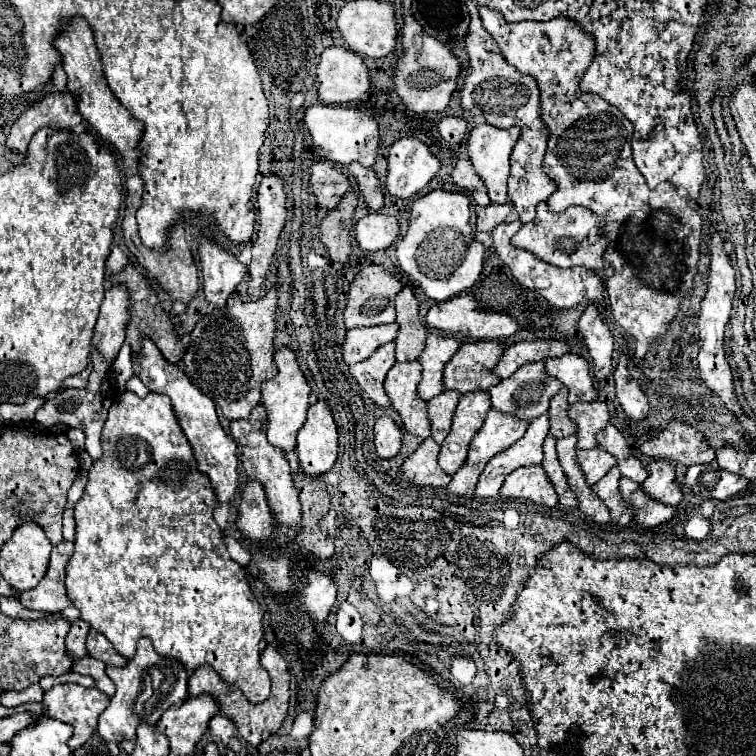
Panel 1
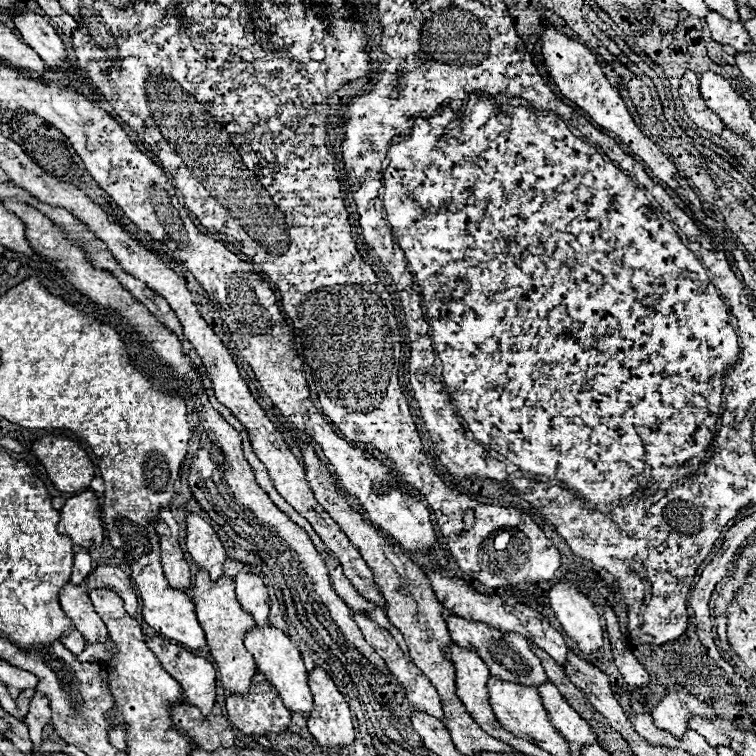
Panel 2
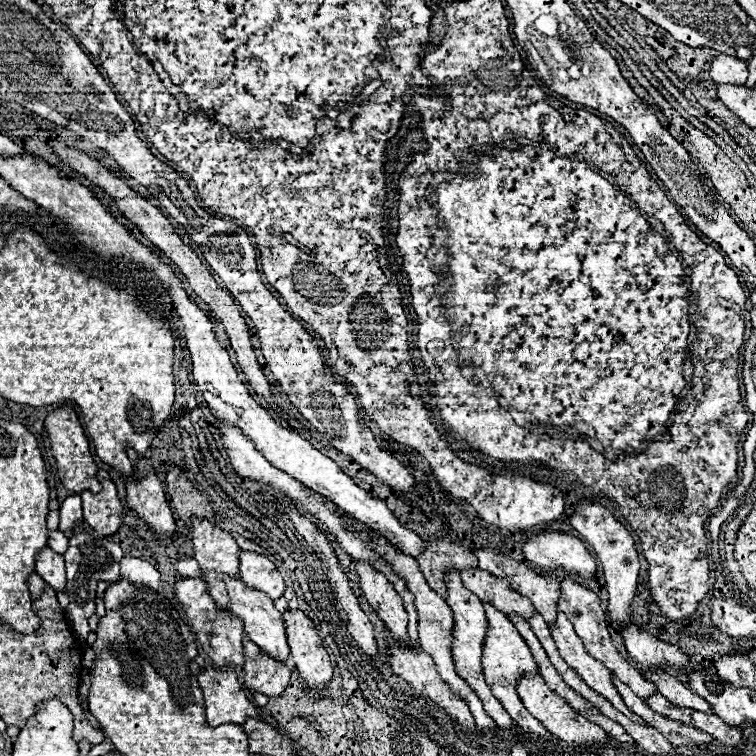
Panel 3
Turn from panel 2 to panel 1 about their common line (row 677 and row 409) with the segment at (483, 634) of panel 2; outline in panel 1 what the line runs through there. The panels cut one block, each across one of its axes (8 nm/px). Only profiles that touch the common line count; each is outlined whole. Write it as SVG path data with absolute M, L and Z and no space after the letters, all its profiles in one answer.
M534 362L534 364L526 364L522 368L518 368L514 372L514 376L506 378L506 380L500 380L496 386L492 386L488 390L490 398L492 398L492 408L496 408L498 412L506 412L506 414L514 414L522 420L534 420L538 418L540 414L544 414L548 410L548 402L550 398L562 388L562 384L548 376L544 372L544 362Z

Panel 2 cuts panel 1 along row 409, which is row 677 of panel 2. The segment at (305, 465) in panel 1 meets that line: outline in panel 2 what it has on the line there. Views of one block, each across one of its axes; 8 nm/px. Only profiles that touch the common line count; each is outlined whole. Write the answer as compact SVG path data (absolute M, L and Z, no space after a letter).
M322 668L308 674L314 694L314 710L308 718L308 730L322 748L344 748L354 742L354 726L344 696Z

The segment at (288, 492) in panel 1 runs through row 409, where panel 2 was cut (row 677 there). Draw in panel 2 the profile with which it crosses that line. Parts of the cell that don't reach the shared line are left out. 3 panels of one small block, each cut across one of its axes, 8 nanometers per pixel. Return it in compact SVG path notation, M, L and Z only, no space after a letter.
M258 672L252 678L246 696L230 696L226 700L228 720L246 736L280 734L290 726L290 710L278 700L276 688Z

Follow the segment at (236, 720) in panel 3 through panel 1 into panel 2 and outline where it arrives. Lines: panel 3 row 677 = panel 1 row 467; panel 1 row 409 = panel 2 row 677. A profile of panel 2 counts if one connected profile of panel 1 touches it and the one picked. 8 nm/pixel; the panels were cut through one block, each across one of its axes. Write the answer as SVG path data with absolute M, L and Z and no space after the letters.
M150 638L146 644L156 652L166 672L182 686L186 702L198 706L202 714L208 714L216 702L214 666L206 658L194 656L176 644L164 644L162 638Z

